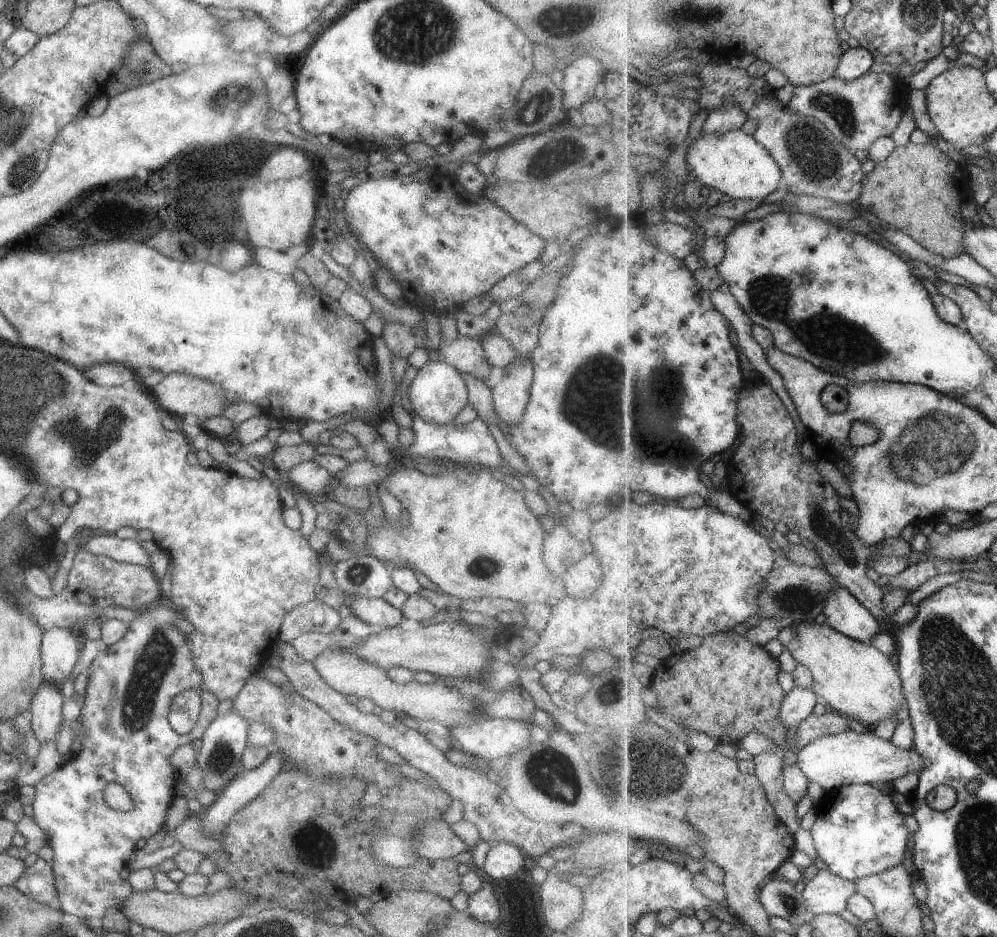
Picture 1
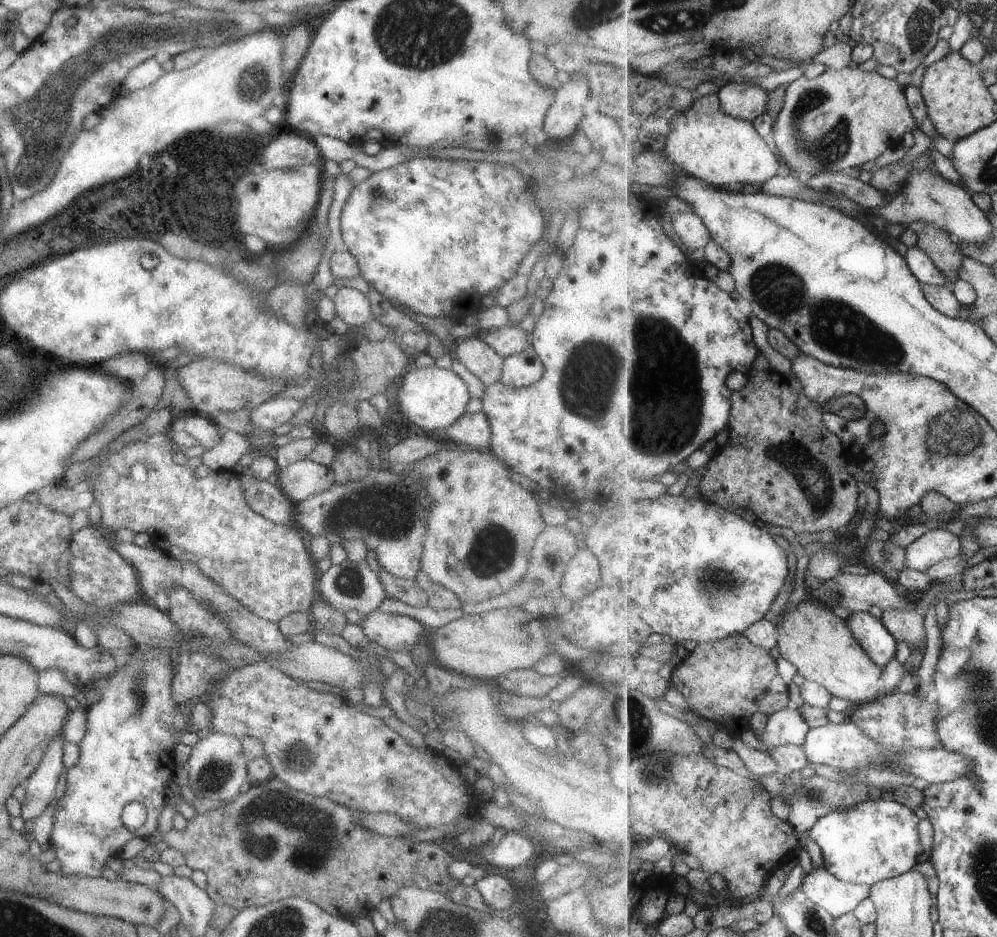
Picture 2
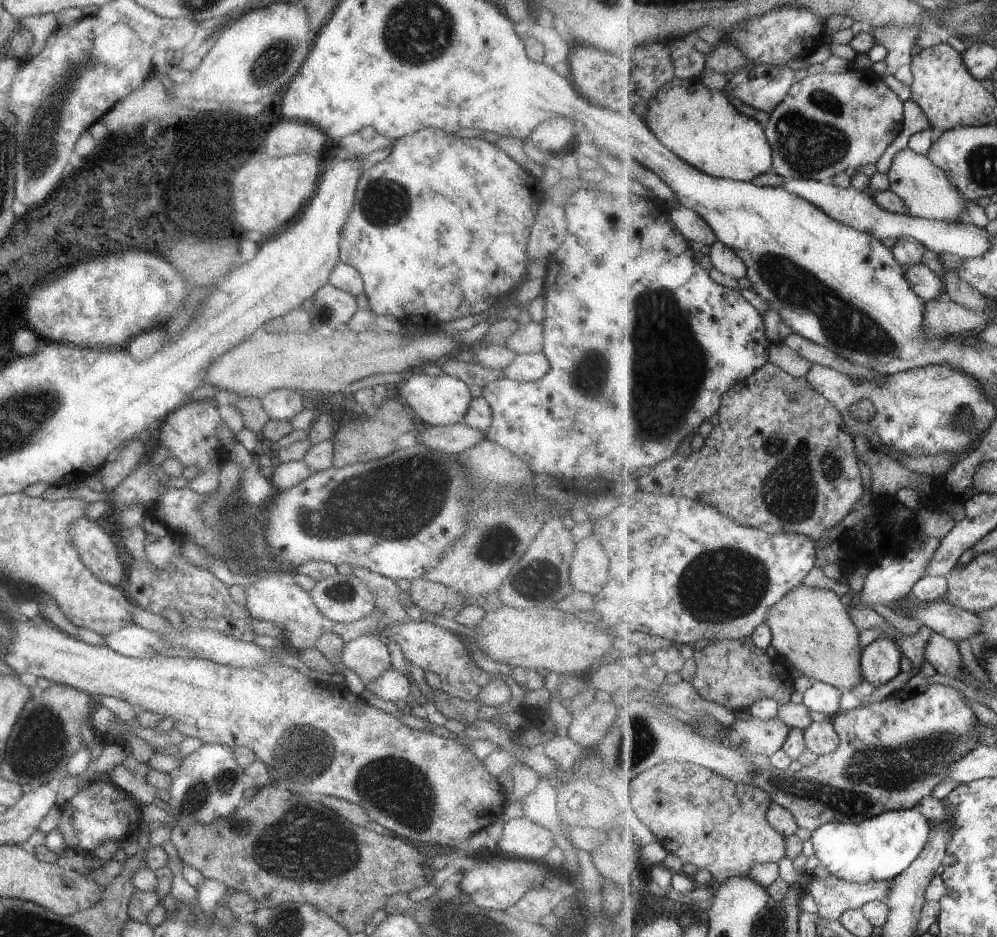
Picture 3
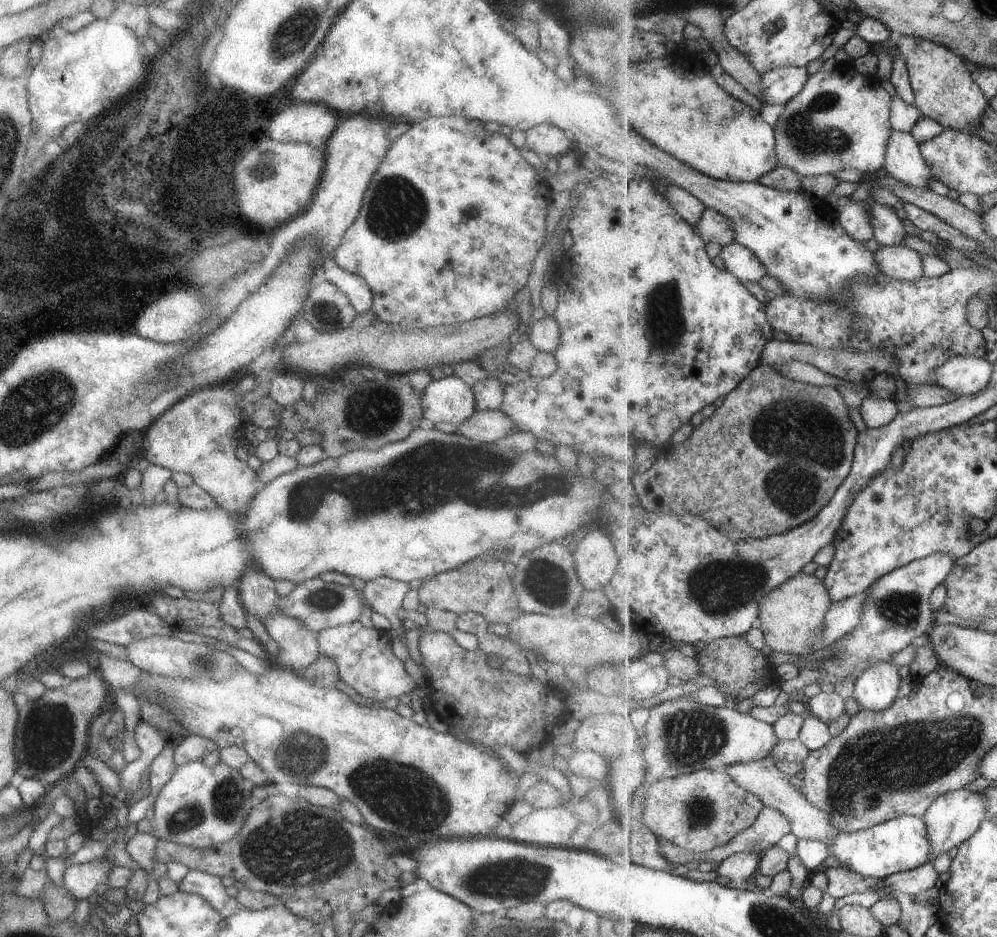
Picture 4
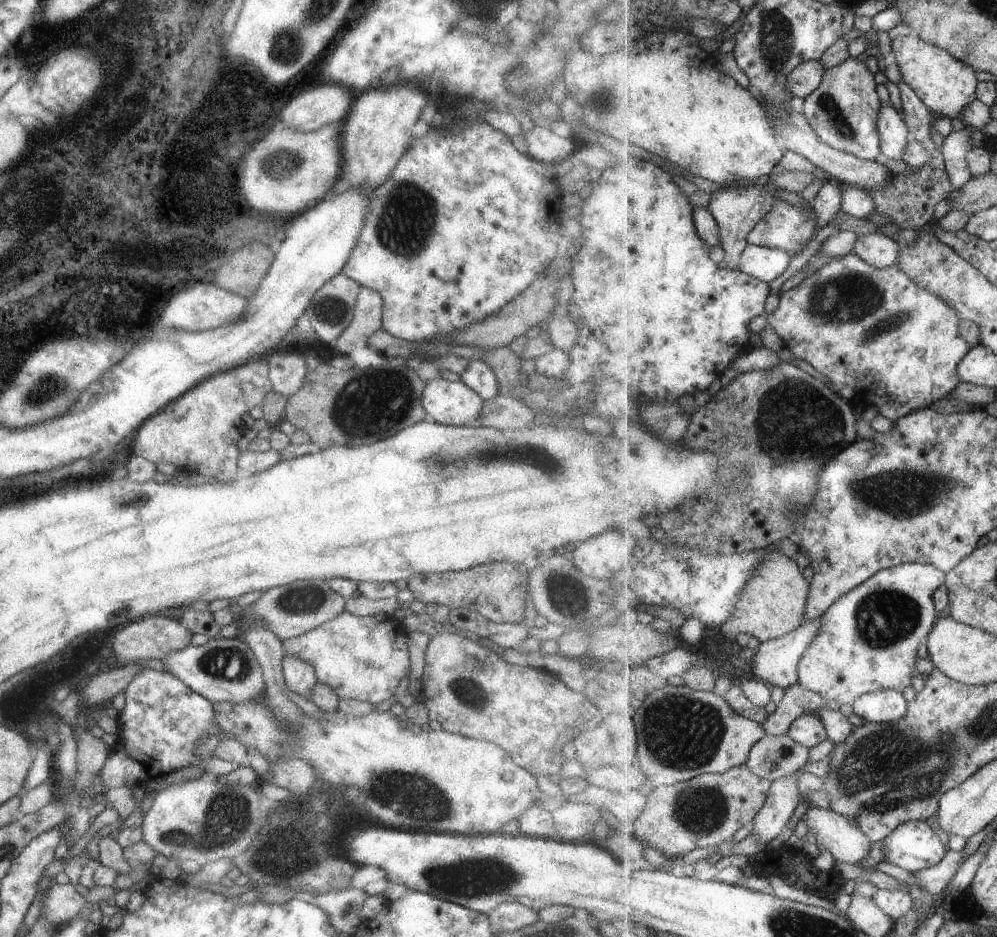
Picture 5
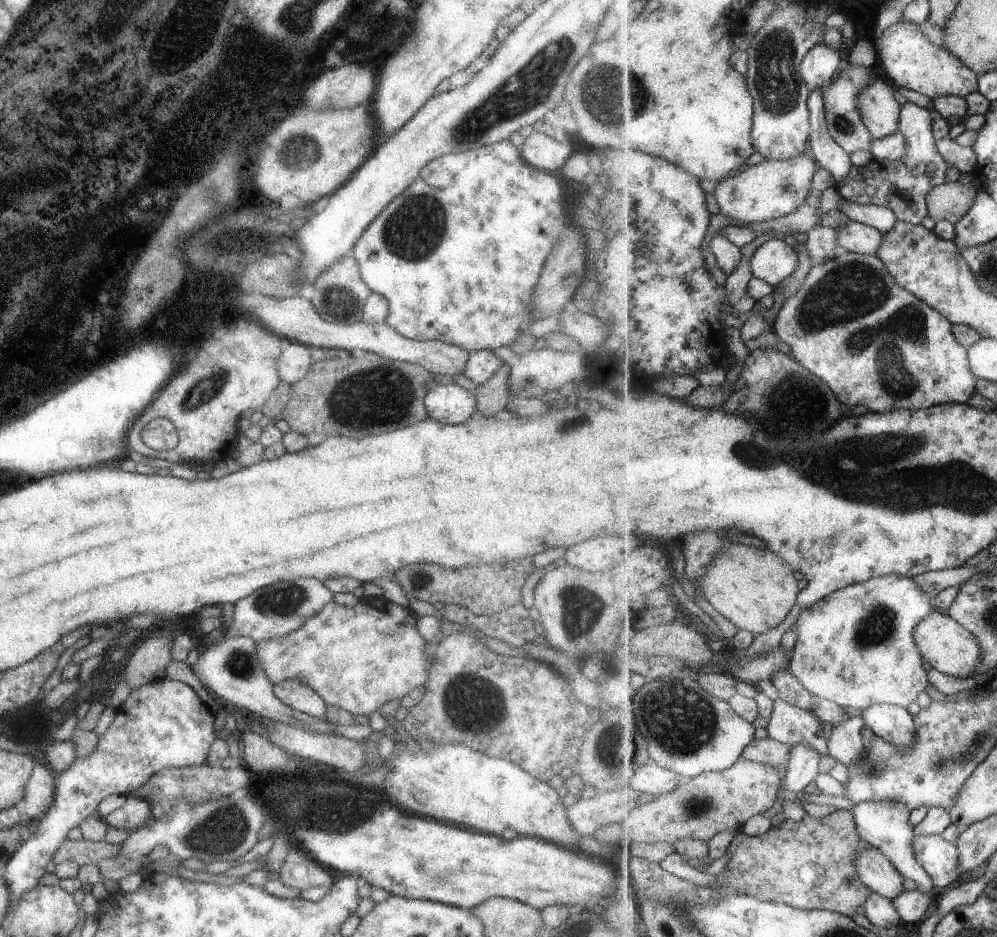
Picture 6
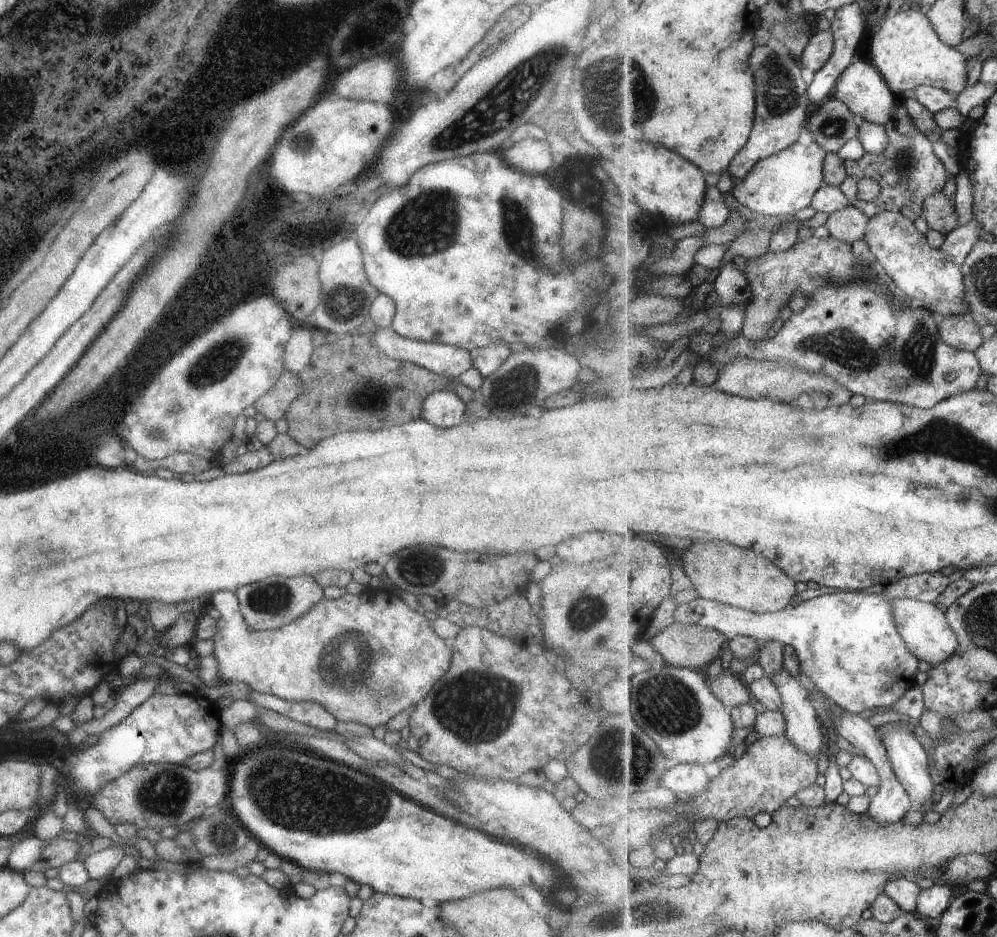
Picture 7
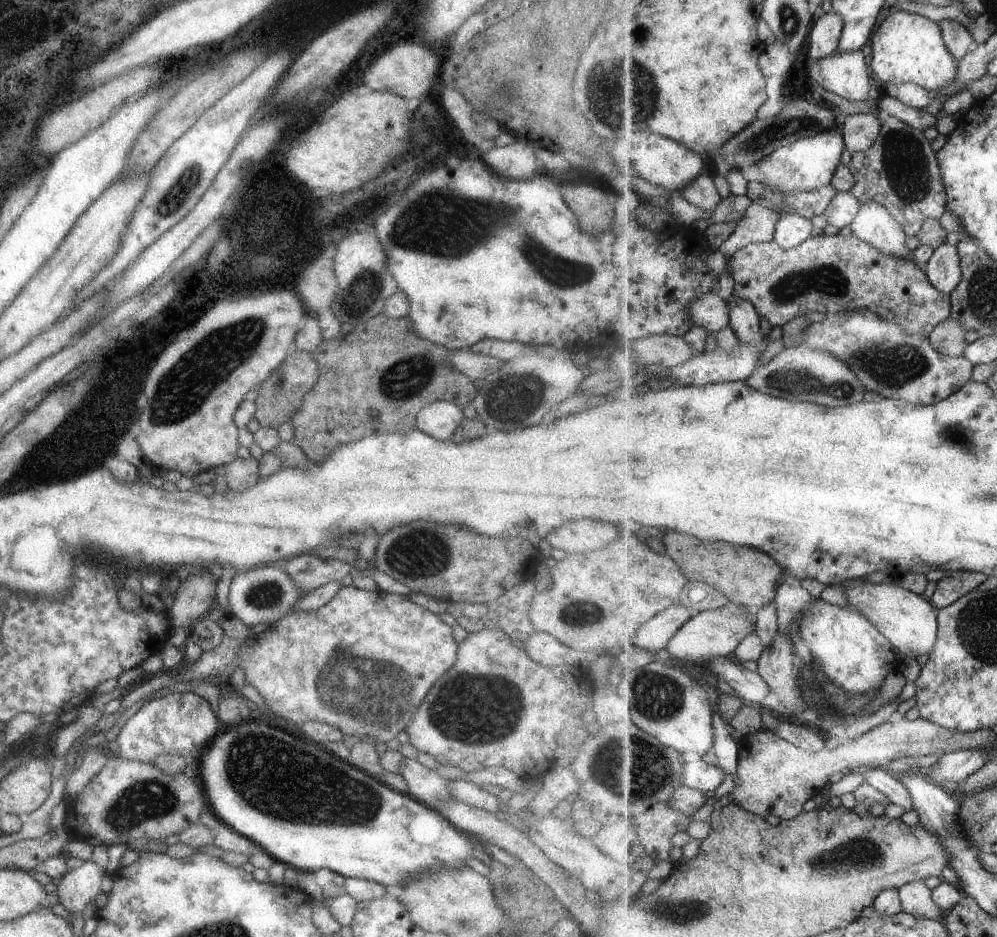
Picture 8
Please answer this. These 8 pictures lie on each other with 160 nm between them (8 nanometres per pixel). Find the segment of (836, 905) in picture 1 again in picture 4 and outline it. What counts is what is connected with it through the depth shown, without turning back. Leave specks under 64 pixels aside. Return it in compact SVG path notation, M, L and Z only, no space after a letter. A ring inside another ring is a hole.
M927 863L919 868L903 871L883 879L884 891L879 891L880 896L889 895L889 892L904 892L912 897L931 890L933 886L940 887L939 876L933 863Z

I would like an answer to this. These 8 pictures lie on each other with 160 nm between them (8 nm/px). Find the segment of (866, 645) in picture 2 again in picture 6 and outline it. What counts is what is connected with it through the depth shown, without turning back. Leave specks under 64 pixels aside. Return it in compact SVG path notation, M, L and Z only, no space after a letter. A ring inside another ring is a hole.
M875 703L861 712L861 717L877 737L902 751L912 749L918 741L914 715L905 707Z

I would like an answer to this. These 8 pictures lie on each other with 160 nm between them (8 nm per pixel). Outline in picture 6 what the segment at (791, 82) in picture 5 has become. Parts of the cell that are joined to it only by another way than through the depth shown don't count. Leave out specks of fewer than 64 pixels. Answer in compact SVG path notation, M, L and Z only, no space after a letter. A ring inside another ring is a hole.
M817 43L800 64L800 74L812 91L831 83L841 66L841 52L836 47Z

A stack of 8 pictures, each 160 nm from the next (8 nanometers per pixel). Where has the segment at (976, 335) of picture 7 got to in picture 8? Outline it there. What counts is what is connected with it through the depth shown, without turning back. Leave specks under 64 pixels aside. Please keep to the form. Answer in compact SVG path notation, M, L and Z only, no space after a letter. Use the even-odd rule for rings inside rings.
M951 319L941 323L930 334L933 346L944 355L963 356L967 348L967 329Z

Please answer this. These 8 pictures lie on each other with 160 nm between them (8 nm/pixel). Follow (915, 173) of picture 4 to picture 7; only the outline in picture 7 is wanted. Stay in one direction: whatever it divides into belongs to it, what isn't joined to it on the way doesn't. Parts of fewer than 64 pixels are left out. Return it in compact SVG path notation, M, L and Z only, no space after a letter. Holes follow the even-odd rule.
M859 54L855 60L840 74L833 96L844 102L859 117L860 120L884 124L897 110L901 98L889 88L883 75L871 63L865 54Z

